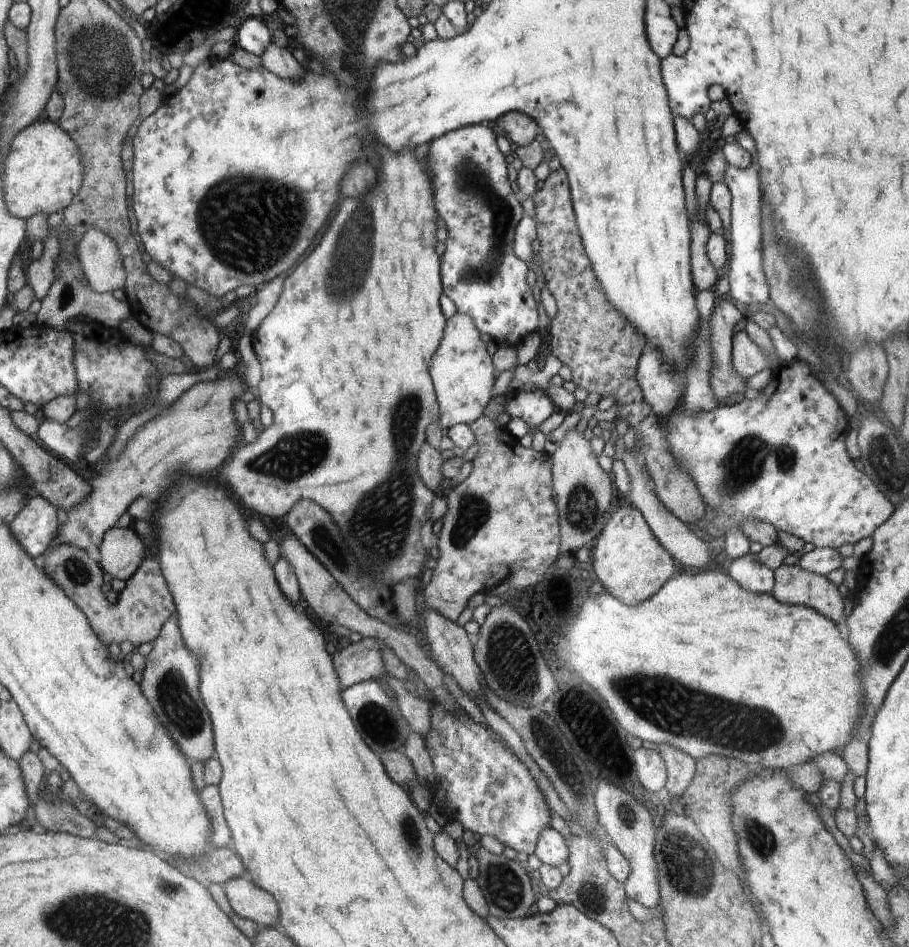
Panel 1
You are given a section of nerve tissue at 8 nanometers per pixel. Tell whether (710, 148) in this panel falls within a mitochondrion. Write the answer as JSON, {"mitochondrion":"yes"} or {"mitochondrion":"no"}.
{"mitochondrion":"no"}

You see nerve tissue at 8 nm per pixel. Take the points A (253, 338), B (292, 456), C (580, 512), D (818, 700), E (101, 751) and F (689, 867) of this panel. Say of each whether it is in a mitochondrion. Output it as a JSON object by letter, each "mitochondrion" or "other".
{"A":"other","B":"mitochondrion","C":"mitochondrion","D":"other","E":"other","F":"mitochondrion"}

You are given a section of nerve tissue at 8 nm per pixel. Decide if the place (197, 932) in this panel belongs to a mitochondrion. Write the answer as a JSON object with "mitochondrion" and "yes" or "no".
{"mitochondrion":"no"}

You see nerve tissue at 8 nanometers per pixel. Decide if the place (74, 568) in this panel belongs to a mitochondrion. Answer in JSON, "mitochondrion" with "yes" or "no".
{"mitochondrion":"yes"}

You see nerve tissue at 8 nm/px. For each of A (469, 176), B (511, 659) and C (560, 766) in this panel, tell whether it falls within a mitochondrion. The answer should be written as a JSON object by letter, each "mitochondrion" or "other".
{"A":"mitochondrion","B":"mitochondrion","C":"mitochondrion"}

